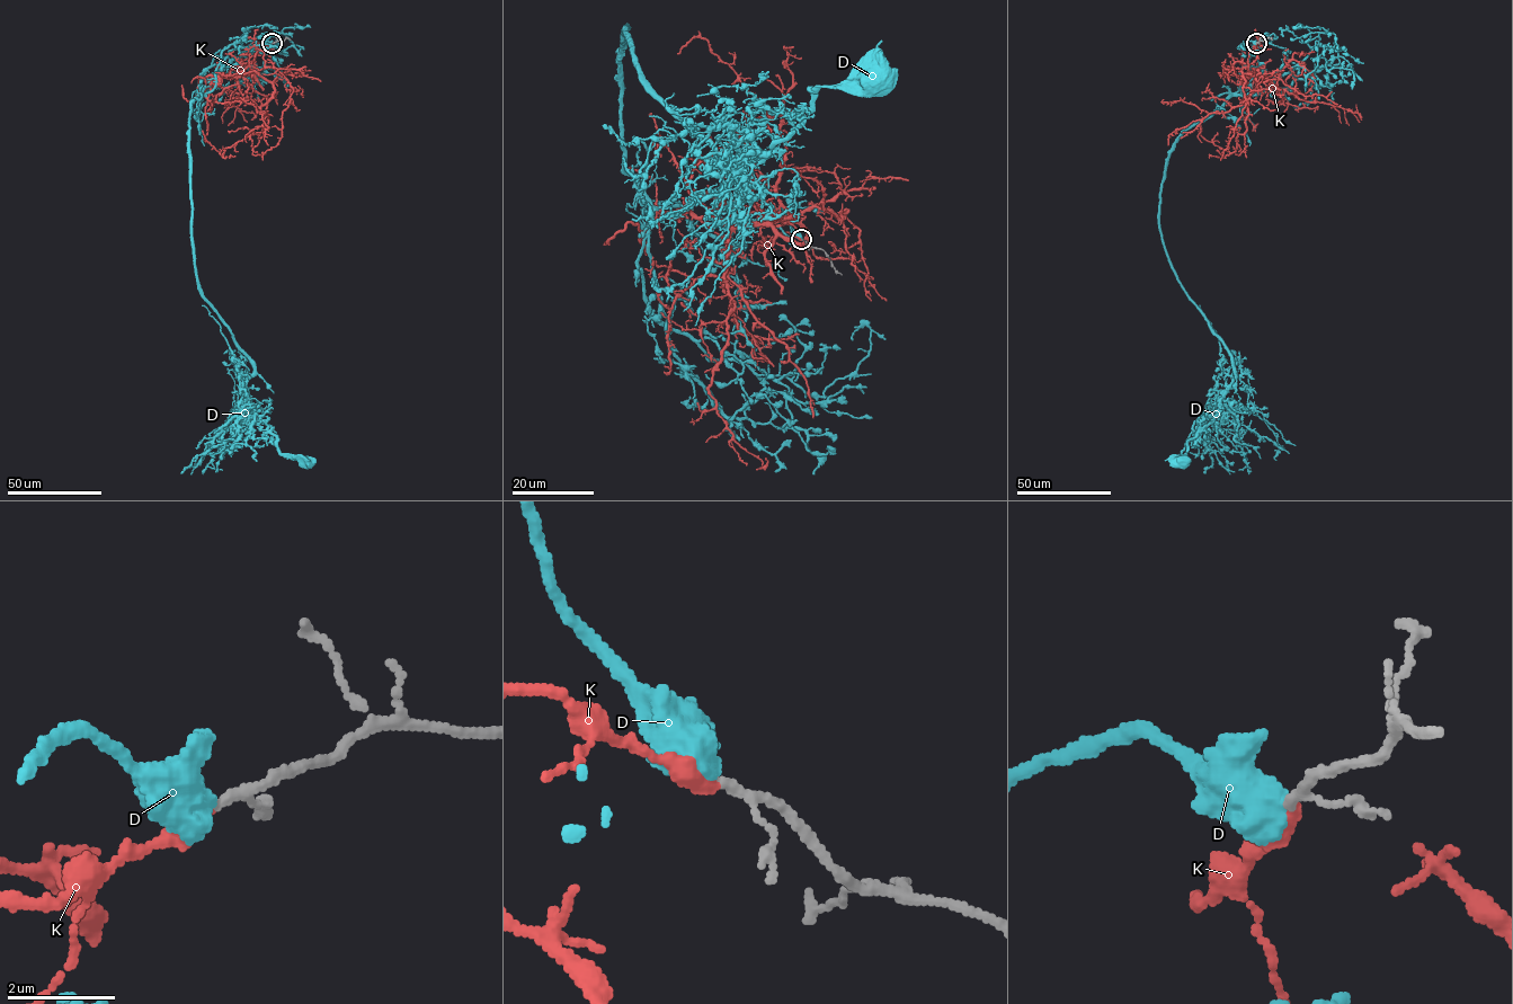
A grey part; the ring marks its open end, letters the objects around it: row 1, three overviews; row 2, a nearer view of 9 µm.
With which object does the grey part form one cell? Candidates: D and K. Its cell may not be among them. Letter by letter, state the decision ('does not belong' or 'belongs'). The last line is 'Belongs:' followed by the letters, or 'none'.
D: does not belong
K: belongs
Belongs: K

